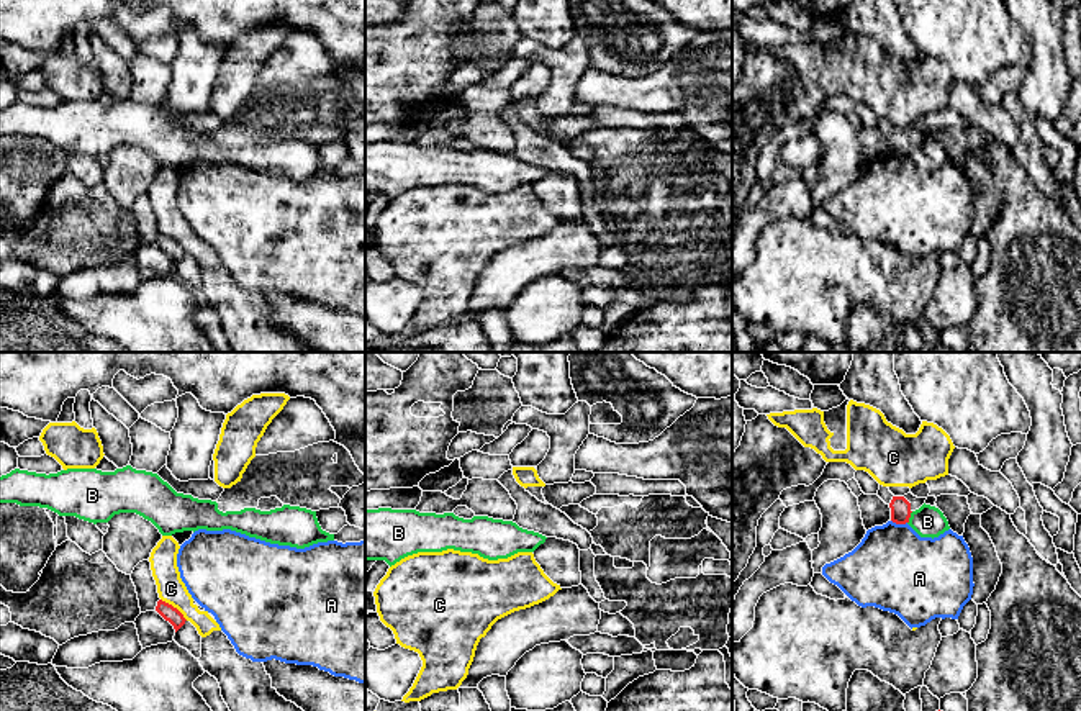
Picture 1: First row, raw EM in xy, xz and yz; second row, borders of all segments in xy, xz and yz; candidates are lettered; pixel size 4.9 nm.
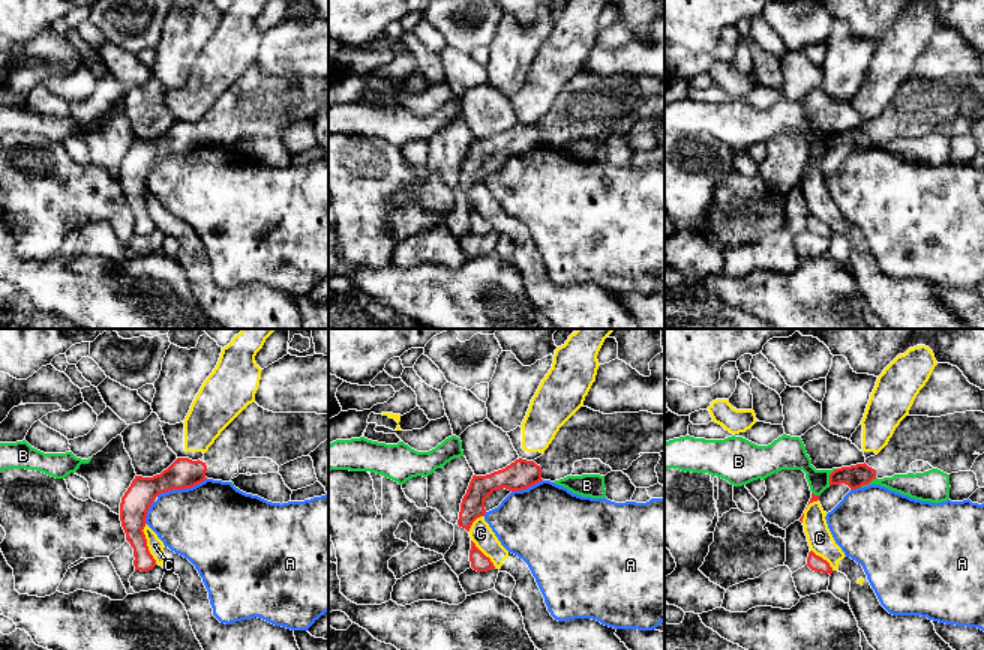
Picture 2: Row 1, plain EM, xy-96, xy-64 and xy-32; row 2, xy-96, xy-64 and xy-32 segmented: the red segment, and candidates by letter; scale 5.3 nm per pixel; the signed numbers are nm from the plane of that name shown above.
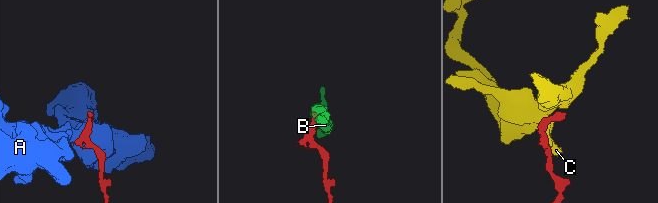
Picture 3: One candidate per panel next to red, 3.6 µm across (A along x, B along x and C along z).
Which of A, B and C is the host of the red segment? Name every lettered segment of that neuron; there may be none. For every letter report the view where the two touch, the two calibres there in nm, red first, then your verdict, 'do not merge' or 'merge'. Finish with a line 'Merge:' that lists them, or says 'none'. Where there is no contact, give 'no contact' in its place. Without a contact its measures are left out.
A: yz | 100/420 nm | do not merge
B: yz | 100/160 nm | do not merge
C: xy | 80/140 nm | do not merge
Merge: none

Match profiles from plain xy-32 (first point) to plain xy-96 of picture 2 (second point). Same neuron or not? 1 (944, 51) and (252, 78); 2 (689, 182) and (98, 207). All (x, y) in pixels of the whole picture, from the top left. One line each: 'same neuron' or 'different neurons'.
1: different neurons
2: same neuron

